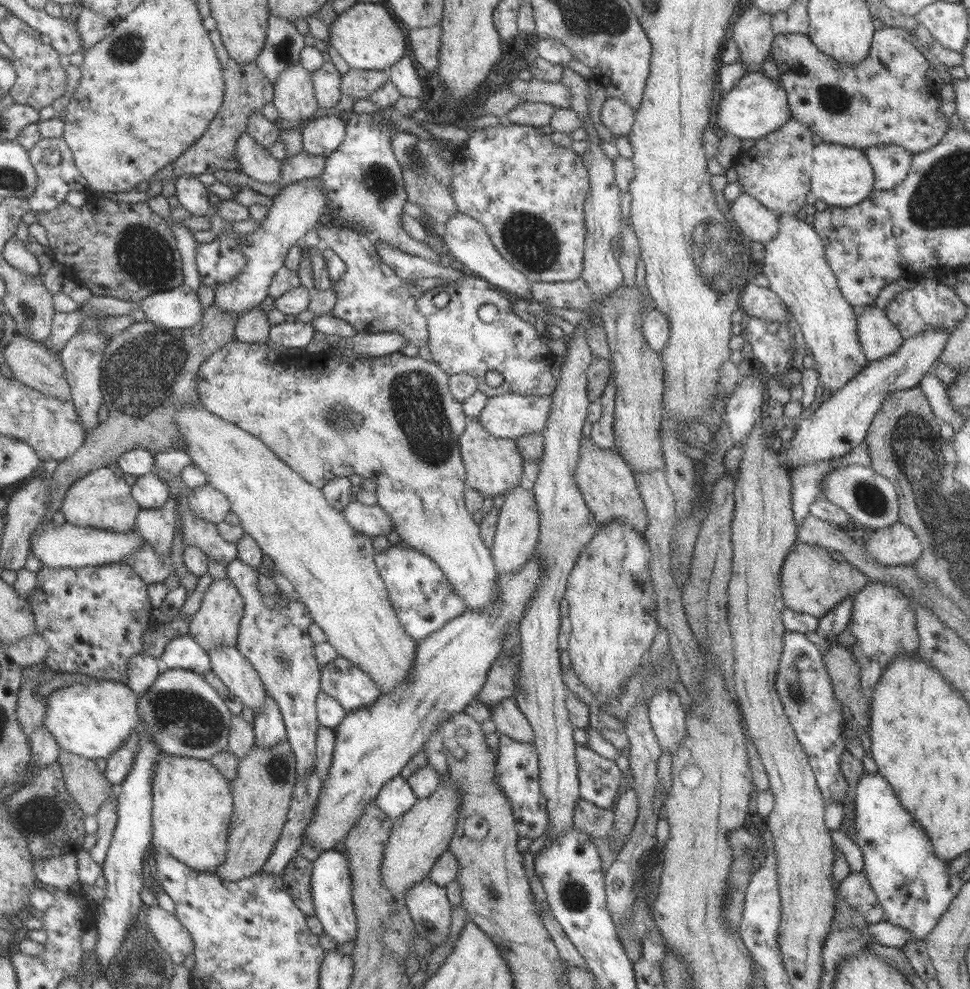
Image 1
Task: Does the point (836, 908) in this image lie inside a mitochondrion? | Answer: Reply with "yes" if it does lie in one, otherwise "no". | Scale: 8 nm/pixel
no

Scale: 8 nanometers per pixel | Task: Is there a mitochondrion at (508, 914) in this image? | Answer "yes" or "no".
no

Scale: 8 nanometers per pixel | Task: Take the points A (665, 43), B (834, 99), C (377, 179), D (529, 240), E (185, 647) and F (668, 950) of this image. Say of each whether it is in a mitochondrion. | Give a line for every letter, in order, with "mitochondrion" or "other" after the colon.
A: other
B: mitochondrion
C: mitochondrion
D: mitochondrion
E: other
F: other

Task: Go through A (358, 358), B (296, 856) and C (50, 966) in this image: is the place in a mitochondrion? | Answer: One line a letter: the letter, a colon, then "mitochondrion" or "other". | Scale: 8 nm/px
A: other
B: other
C: other

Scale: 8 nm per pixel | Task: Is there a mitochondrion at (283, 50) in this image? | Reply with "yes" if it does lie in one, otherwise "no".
yes

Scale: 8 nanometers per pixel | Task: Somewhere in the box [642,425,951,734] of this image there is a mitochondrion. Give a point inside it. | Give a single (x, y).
(870, 498)

